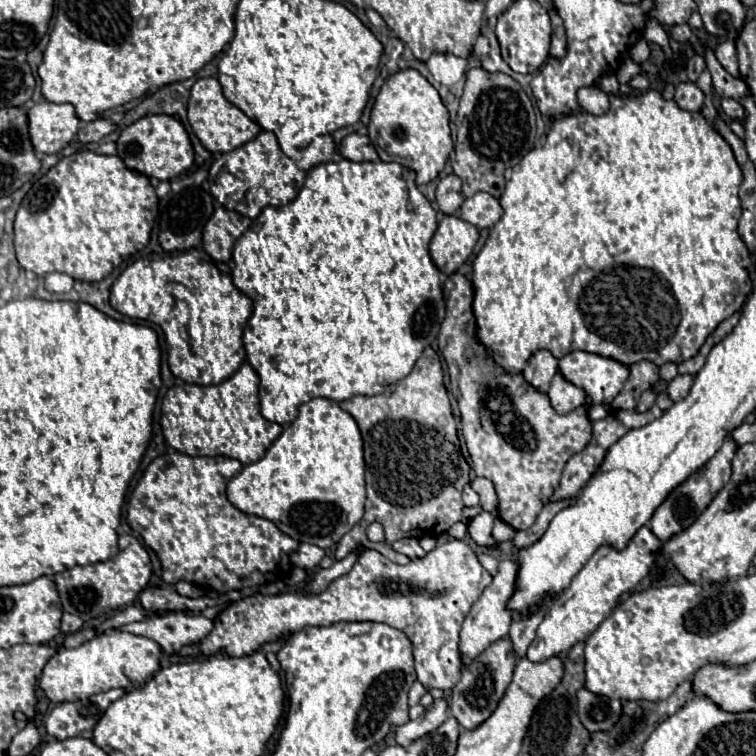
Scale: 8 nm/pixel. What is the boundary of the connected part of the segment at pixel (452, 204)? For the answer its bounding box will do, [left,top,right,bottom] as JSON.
[437,173,463,215]

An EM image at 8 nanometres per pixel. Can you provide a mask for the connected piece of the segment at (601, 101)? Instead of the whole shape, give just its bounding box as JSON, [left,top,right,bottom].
[577,85,609,115]

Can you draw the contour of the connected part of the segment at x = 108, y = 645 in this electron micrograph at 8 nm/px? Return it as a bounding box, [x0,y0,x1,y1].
[39,631,161,703]

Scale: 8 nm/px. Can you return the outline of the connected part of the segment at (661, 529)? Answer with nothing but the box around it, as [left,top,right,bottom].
[649,435,737,543]

